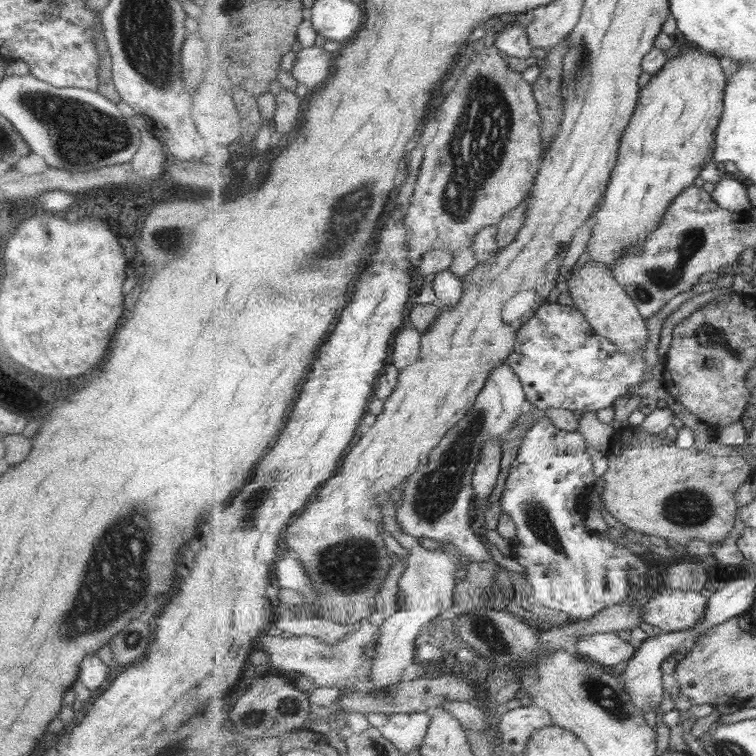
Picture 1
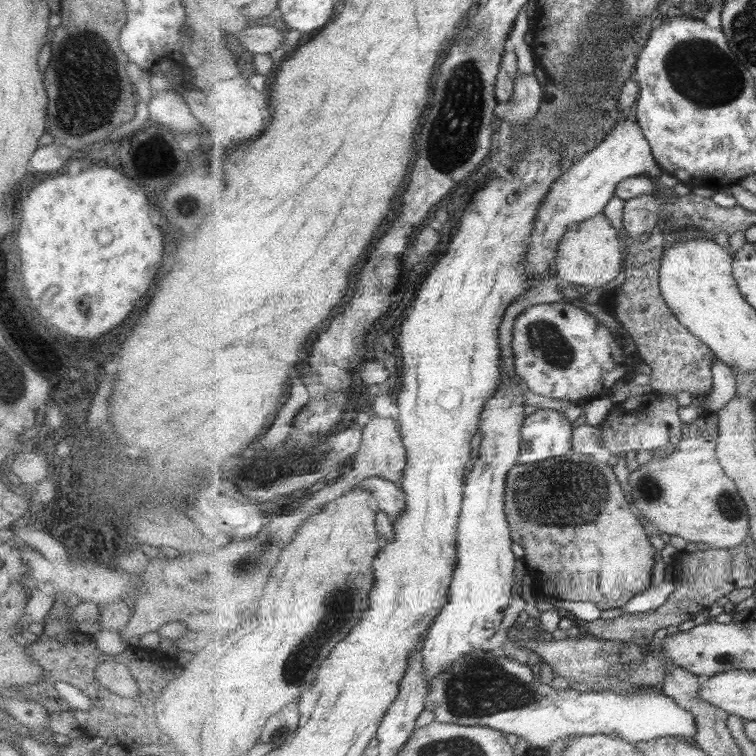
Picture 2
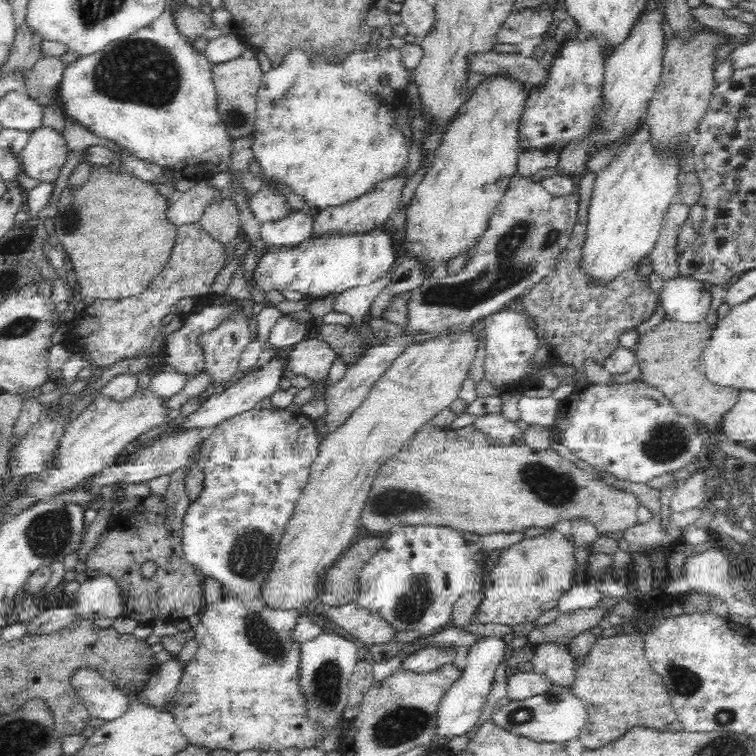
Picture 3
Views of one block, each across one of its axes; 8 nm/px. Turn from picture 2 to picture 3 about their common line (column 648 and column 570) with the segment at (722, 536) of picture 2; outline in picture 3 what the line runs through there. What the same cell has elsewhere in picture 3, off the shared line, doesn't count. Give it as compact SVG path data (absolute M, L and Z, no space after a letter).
M424 424L422 428L418 428L418 432L407 441L407 443L400 448L398 453L394 456L390 456L380 468L378 468L378 474L374 477L371 484L371 490L367 497L366 504L360 513L358 524L364 526L366 530L372 530L372 532L386 532L392 531L398 526L402 525L438 525L440 527L453 528L459 531L461 534L465 532L474 532L480 536L490 534L493 532L522 532L522 528L527 530L530 527L546 528L550 525L555 525L562 519L571 520L574 517L586 517L592 521L592 524L596 527L596 530L600 534L620 535L622 530L628 530L632 526L638 524L638 518L636 517L637 509L640 508L638 500L631 494L620 489L615 489L610 486L605 479L598 479L592 474L588 474L586 471L578 468L576 464L566 460L560 454L553 450L534 450L528 445L515 445L512 447L500 447L491 445L490 448L482 448L482 450L474 450L474 448L456 448L456 432L458 430L444 430L443 427L434 426L434 424Z

